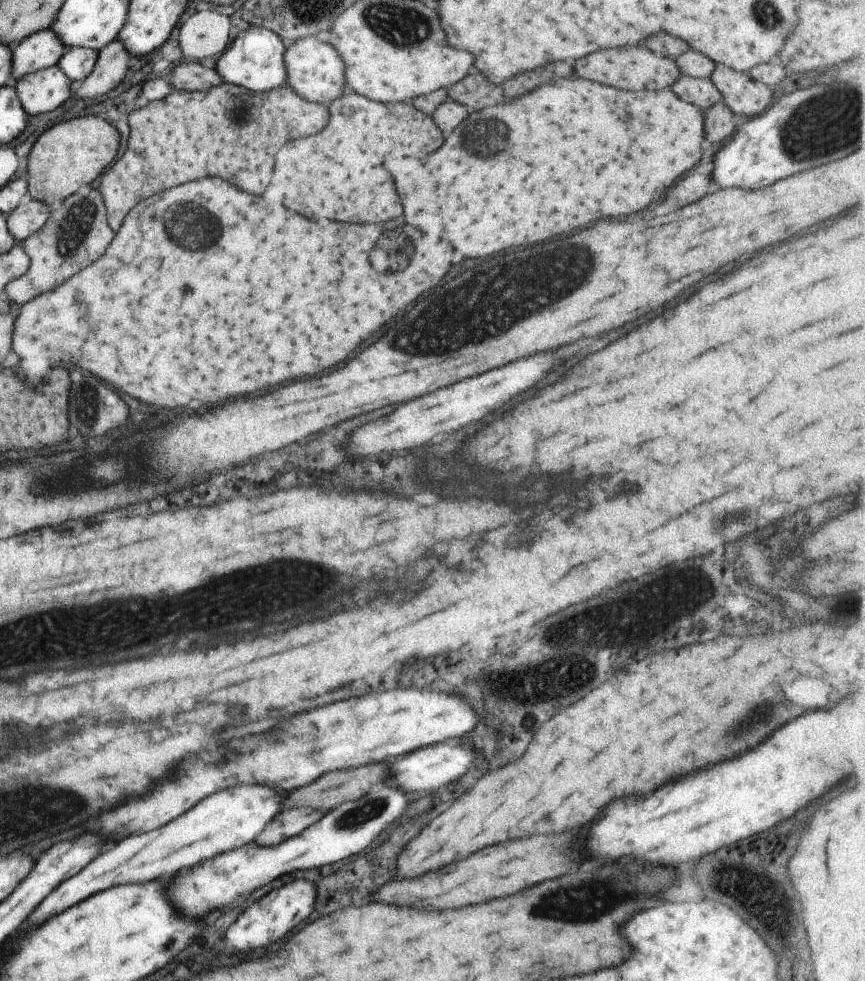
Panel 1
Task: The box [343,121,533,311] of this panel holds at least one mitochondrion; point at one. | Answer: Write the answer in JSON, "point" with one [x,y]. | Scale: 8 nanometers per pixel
{"point":[389,245]}

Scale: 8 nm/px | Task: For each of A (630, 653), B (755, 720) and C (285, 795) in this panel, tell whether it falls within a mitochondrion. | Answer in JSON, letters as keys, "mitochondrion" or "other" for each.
{"A":"other","B":"mitochondrion","C":"other"}

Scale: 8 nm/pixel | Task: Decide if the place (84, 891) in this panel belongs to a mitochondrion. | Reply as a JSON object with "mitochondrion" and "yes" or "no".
{"mitochondrion":"no"}

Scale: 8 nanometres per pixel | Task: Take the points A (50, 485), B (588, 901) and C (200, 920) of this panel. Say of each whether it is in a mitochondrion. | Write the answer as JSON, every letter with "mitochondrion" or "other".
{"A":"other","B":"mitochondrion","C":"other"}

